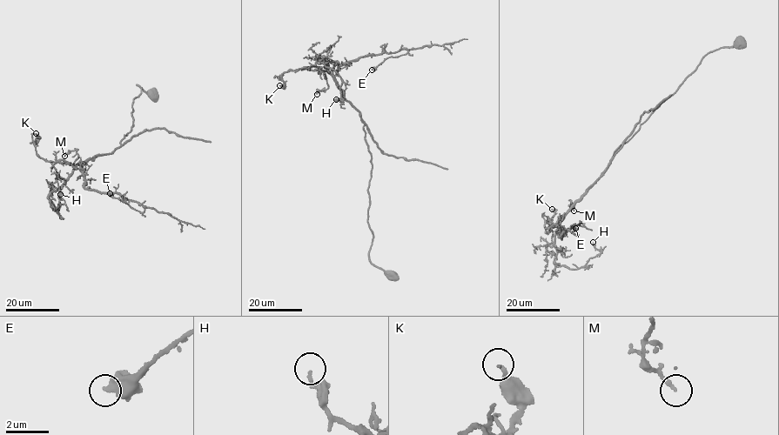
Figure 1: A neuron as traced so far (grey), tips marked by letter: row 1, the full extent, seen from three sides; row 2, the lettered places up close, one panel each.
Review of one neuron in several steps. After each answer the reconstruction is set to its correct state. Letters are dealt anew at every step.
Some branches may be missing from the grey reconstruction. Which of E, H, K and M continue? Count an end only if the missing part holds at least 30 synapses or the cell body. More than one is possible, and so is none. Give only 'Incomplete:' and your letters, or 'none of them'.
Incomplete: none of them

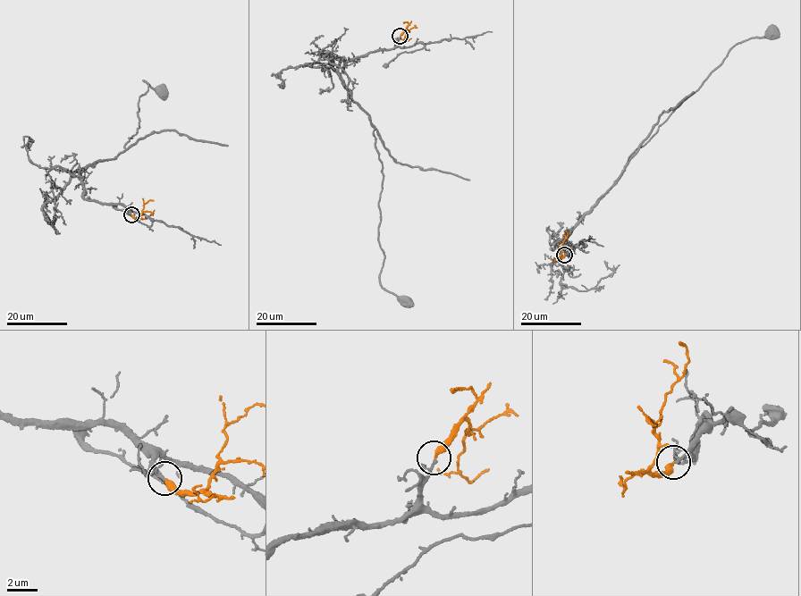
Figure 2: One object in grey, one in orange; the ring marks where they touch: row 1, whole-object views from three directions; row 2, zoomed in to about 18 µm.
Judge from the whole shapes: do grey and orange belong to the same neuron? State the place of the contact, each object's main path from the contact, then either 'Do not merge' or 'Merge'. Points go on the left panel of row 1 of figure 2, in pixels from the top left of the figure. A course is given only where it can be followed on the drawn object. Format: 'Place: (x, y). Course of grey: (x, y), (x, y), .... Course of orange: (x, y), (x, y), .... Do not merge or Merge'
Place: (131, 214). Course of grey: (131, 215), (83, 197), (80, 172), (125, 149), (139, 127), (143, 81), (163, 90). Course of orange: (131, 214), (139, 217), (145, 204), (153, 200). Merge

